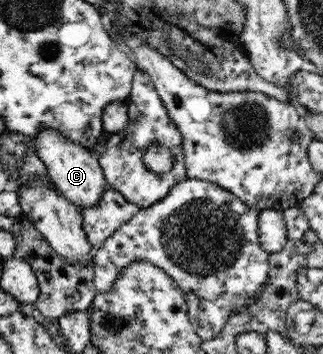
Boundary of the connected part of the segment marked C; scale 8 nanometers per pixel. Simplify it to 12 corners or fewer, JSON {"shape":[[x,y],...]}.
{"shape":[[56,129],[40,130],[36,154],[60,194],[97,206],[109,185],[91,151]]}

